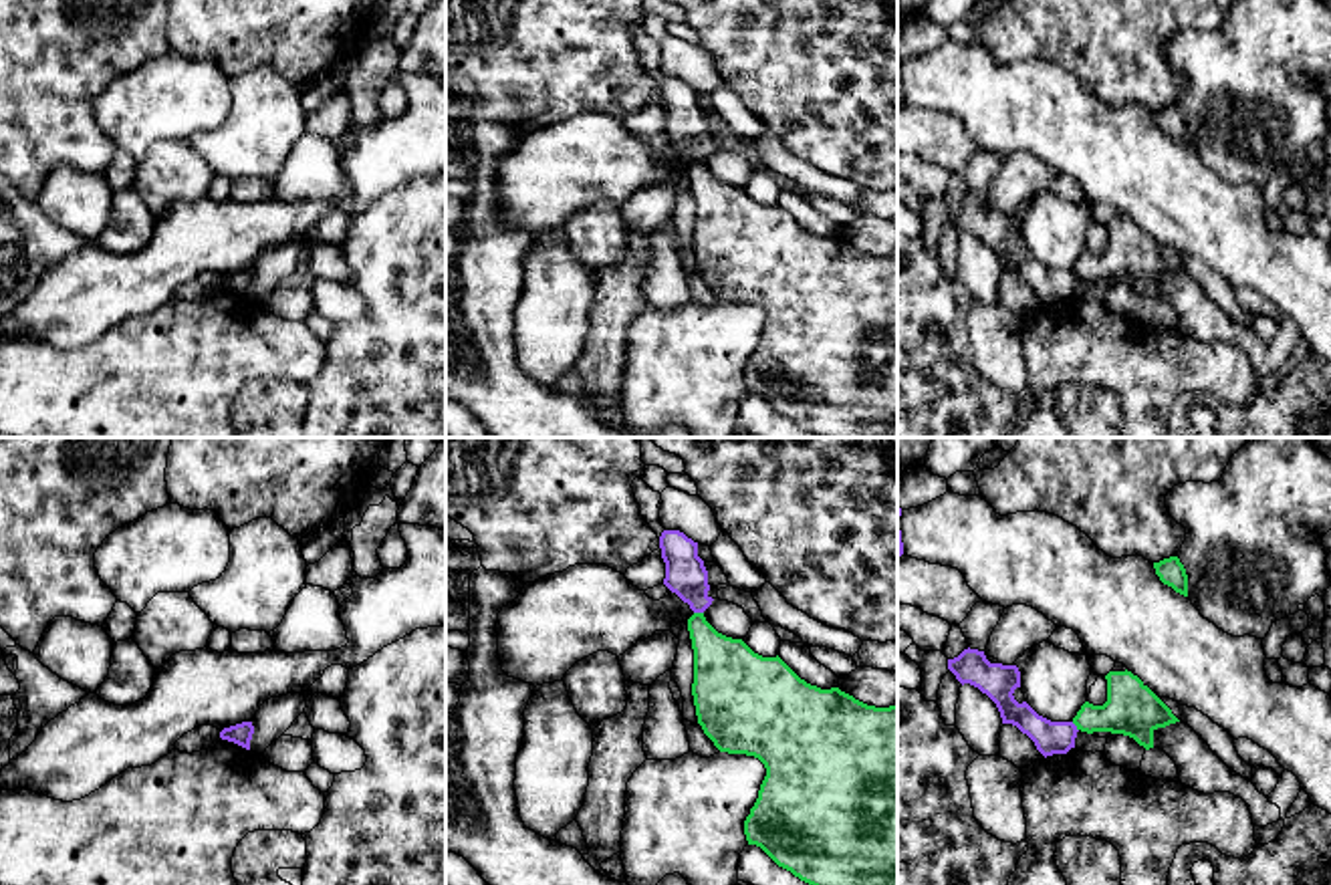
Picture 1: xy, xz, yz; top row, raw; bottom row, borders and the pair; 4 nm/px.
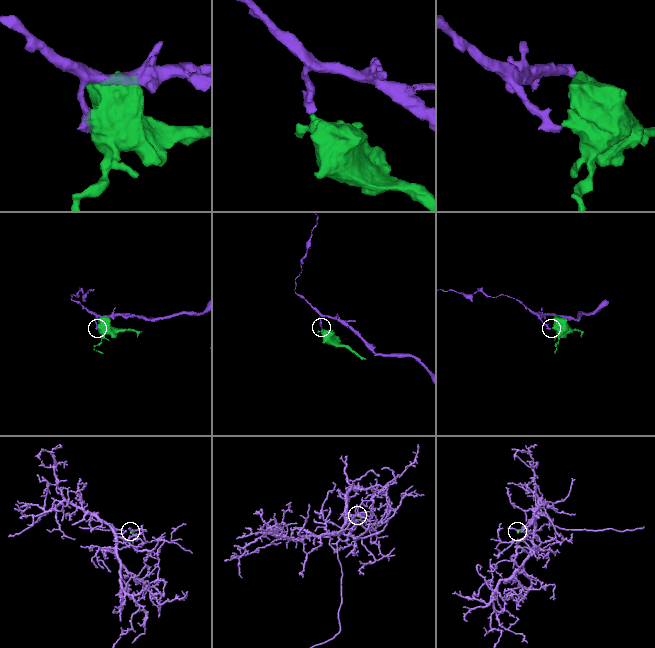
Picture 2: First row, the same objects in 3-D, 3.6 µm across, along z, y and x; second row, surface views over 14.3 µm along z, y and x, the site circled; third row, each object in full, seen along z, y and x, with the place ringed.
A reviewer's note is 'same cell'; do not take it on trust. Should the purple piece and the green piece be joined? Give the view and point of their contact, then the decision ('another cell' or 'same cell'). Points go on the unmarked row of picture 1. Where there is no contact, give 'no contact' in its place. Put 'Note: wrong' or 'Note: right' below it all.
xz (698, 160) | another cell
Note: wrong

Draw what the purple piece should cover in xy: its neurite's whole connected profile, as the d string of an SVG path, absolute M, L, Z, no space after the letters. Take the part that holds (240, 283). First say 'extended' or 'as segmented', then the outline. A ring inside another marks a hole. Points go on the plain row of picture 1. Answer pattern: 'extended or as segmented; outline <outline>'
as segmented; outline M242 270L242 272L224 276L224 278L220 280L220 286L222 286L222 288L228 288L228 290L234 290L234 292L238 292L238 294L250 298L252 282L254 282L252 270Z

